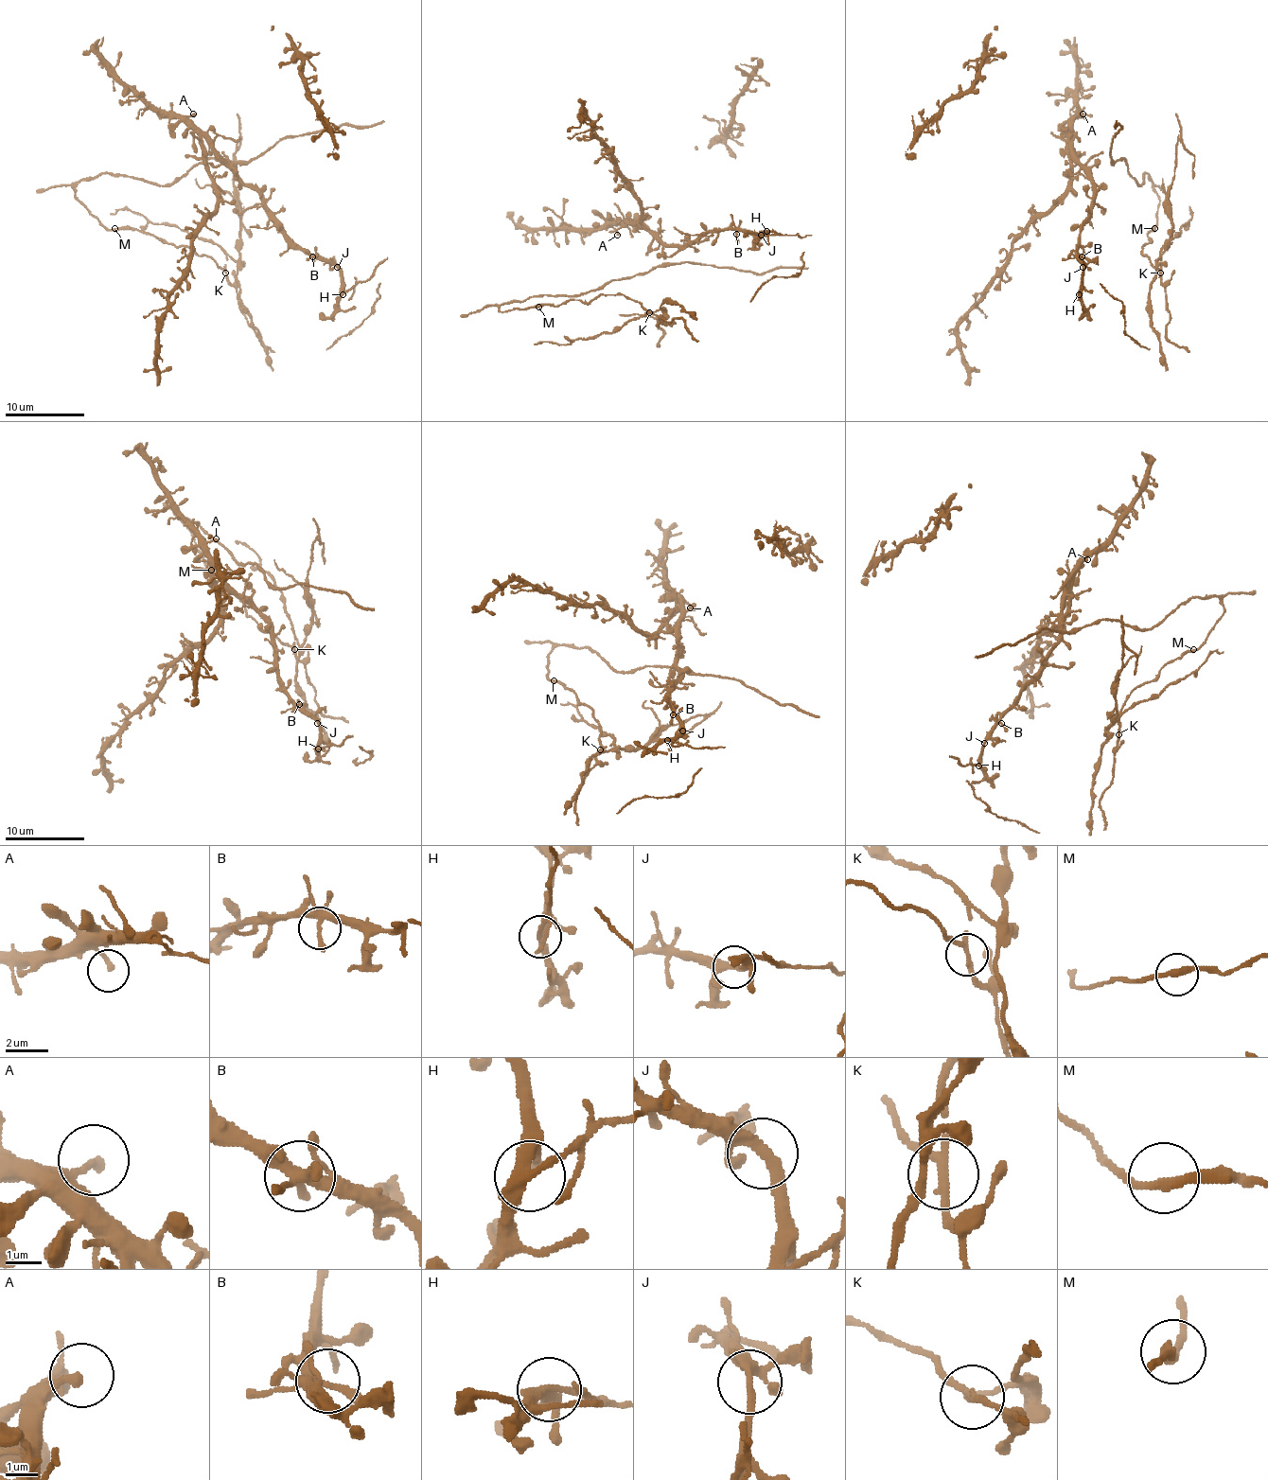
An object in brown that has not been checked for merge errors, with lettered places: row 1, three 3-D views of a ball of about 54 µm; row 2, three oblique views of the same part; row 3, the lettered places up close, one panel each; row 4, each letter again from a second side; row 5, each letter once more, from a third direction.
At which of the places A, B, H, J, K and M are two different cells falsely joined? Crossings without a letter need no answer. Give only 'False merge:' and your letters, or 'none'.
False merge: H, K

